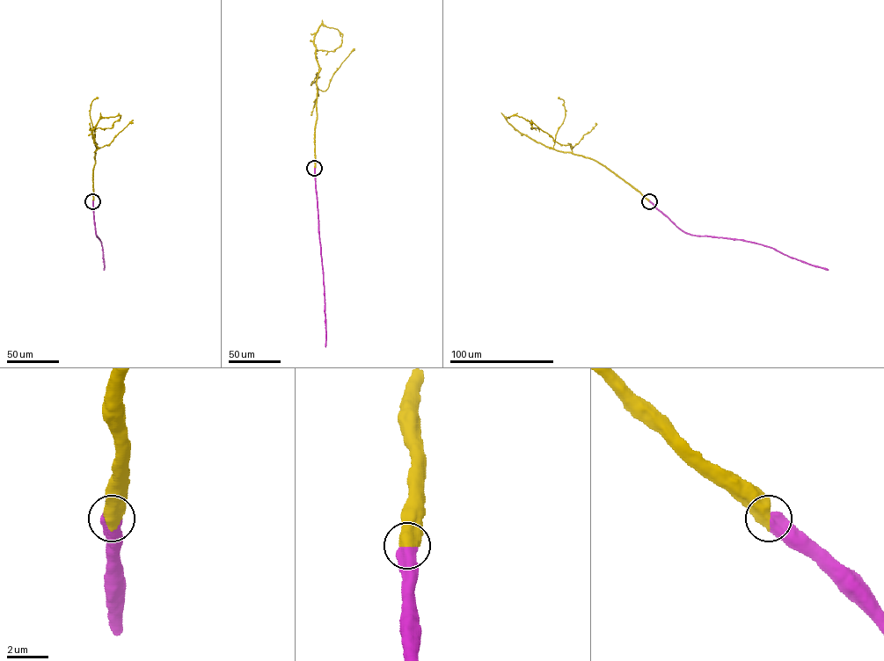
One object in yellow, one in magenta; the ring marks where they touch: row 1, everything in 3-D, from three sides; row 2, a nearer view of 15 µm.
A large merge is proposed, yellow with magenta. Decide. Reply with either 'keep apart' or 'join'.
join

